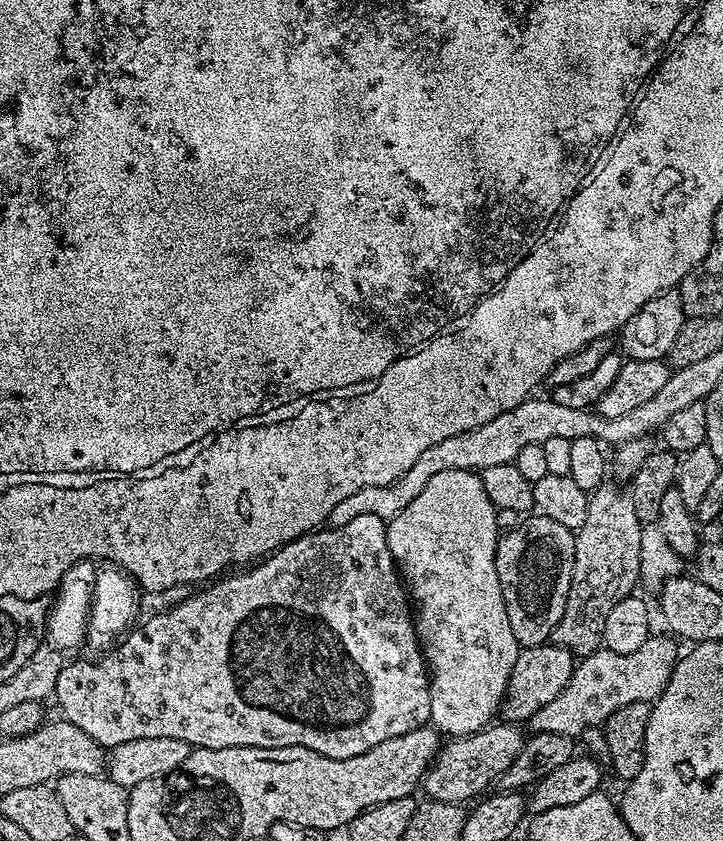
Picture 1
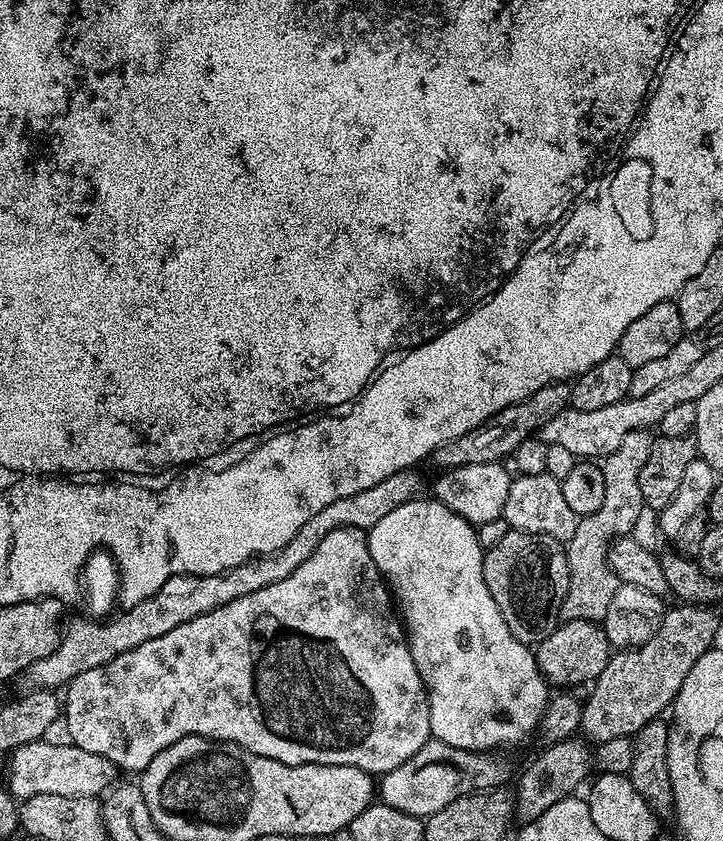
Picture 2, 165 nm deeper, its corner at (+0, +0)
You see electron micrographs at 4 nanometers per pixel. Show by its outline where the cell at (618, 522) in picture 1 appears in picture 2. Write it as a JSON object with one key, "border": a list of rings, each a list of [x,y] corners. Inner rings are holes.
{"border":[[[646,430],[635,431],[601,463],[605,479],[605,500],[595,514],[581,517],[574,532],[574,538],[567,541],[568,589],[560,607],[560,620],[603,621],[608,606],[621,581],[608,563],[608,548],[614,539],[632,532],[645,506],[638,478],[646,464],[646,452],[650,452],[653,435]]]}

